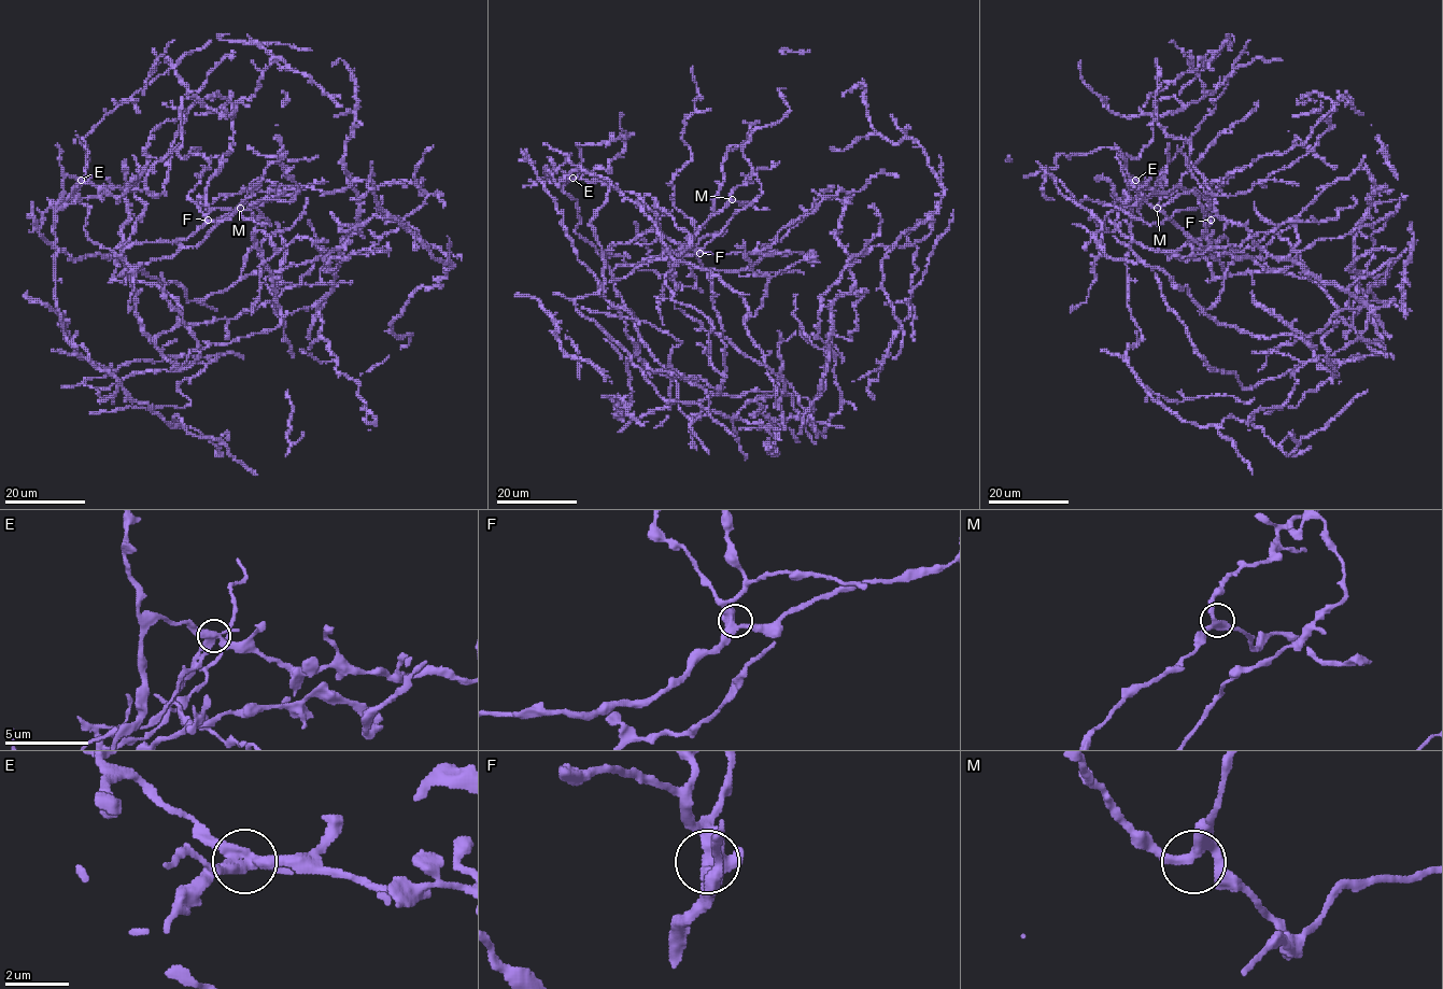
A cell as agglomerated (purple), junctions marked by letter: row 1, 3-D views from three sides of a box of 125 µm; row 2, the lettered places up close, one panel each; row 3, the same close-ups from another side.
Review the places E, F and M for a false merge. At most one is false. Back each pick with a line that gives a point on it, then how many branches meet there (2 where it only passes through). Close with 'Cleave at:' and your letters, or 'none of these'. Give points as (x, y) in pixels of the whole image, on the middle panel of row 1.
E: at (573, 178); 4 branches meet
Cleave at: E

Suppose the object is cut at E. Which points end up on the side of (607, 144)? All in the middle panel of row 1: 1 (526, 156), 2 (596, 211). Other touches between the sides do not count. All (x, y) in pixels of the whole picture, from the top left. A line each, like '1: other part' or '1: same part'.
1: other part
2: other part

